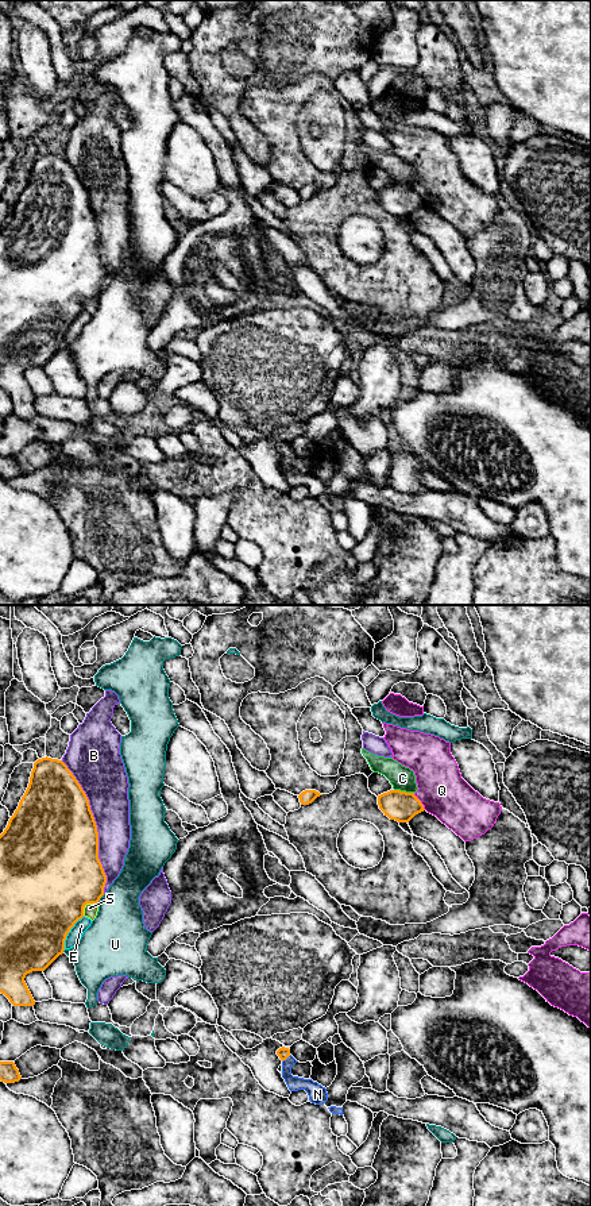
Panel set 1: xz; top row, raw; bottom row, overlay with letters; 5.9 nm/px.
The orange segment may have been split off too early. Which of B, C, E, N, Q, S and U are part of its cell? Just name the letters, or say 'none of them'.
N

